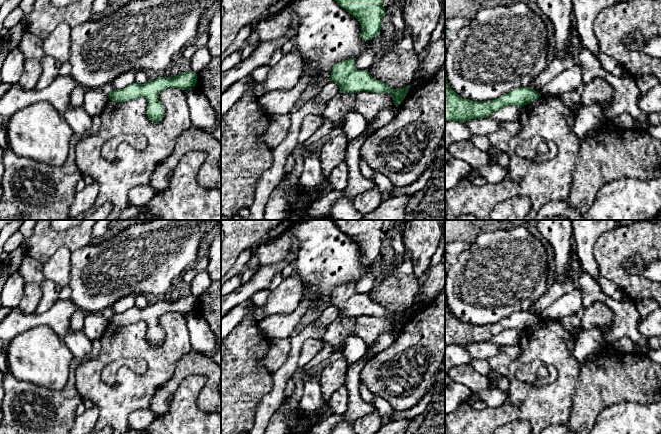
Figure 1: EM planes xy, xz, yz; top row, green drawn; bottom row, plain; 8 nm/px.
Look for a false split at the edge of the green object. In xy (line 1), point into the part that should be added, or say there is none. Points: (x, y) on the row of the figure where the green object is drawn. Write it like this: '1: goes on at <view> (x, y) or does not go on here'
1: does not go on here

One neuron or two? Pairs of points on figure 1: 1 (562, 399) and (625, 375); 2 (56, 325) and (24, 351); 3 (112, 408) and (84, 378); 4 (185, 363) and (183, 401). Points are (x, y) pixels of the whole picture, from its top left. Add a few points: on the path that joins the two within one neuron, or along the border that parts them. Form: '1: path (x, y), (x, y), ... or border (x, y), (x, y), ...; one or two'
1: border (579, 372), (572, 400), (572, 411), (568, 418); two
2: border (28, 329), (47, 325), (62, 339); two
3: path (107, 401), (91, 385); one
4: border (207, 376), (188, 375), (180, 383), (171, 399); two

